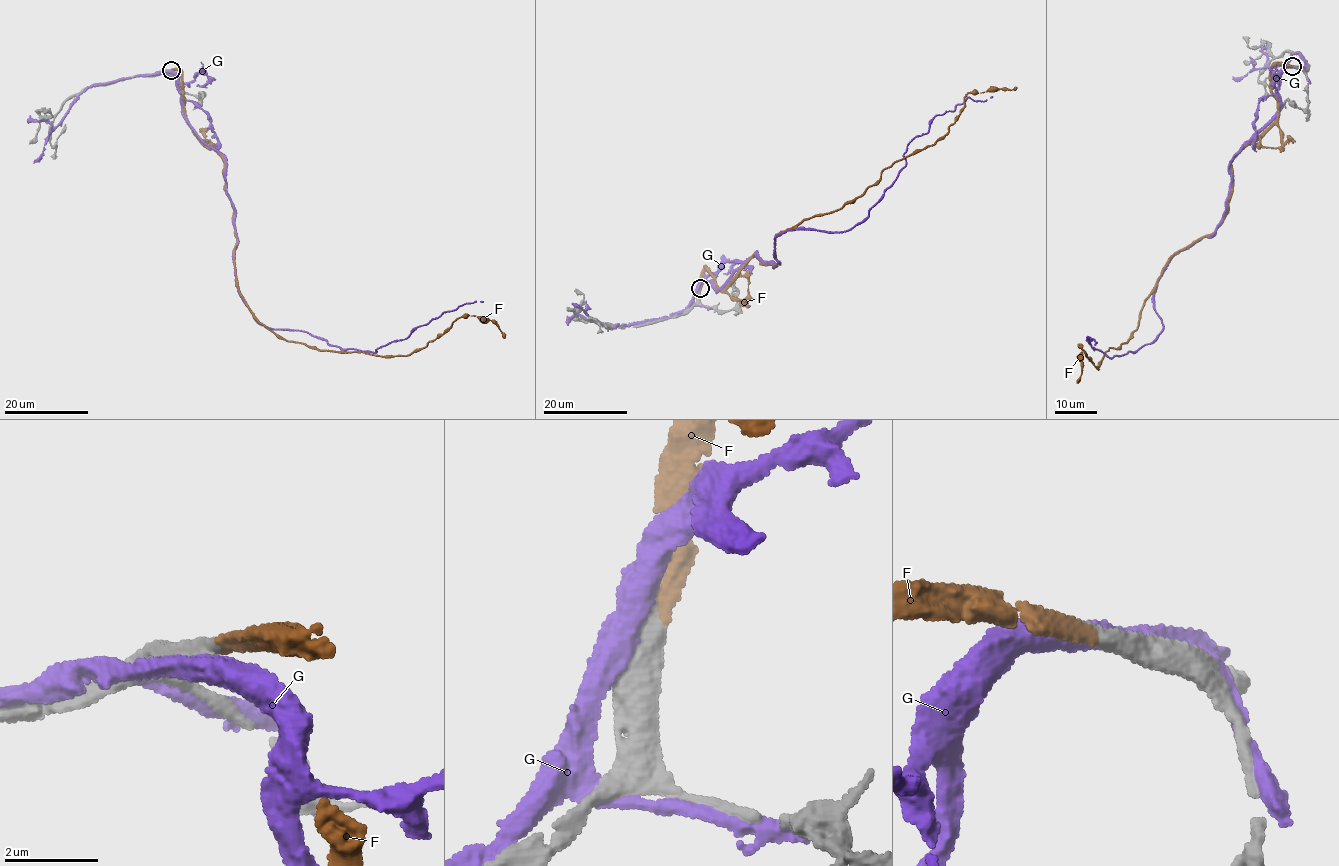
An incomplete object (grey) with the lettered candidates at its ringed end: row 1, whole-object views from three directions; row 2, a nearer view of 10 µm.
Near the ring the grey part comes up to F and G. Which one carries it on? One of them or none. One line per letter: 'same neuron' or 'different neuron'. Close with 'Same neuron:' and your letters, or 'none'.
F: same neuron
G: different neuron
Same neuron: F

